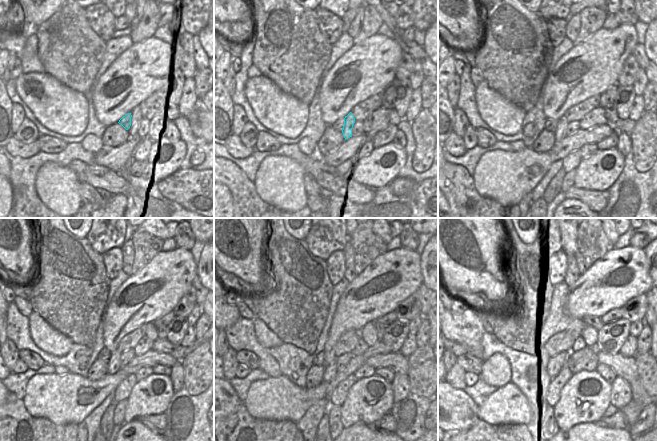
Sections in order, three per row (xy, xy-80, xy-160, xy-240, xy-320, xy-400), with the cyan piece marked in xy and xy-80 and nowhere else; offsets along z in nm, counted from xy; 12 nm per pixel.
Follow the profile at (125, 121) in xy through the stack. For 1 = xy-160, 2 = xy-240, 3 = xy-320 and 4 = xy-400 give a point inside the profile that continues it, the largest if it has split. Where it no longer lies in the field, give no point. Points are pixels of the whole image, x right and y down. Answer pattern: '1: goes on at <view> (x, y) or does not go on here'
1: goes on at xy-160 (561, 130)
2: goes on at xy-240 (112, 361)
3: goes on at xy-320 (342, 361)
4: goes on at xy-400 (554, 366)

